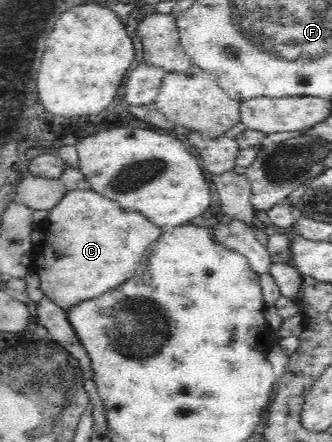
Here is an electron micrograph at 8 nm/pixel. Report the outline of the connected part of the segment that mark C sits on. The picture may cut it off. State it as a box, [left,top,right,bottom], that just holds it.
[38,189,162,309]

